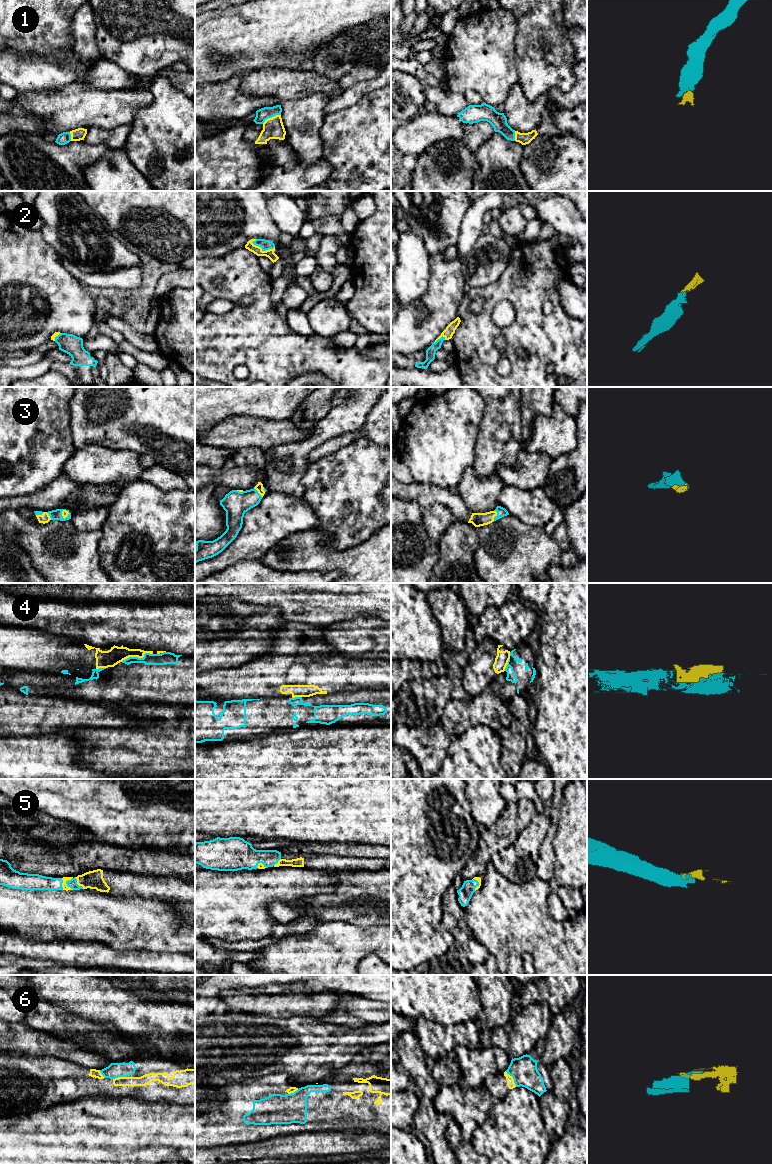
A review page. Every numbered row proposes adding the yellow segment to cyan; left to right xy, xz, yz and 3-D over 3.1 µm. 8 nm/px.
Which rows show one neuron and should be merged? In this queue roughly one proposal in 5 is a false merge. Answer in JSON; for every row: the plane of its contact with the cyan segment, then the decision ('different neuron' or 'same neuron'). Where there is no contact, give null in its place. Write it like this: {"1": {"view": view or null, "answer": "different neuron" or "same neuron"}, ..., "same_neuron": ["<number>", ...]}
{"1": {"view": "xz", "answer": "same neuron"}, "2": {"view": "xz", "answer": "same neuron"}, "3": {"view": "yz", "answer": "same neuron"}, "4": {"view": "xy", "answer": "different neuron"}, "5": {"view": "xy", "answer": "same neuron"}, "6": {"view": "yz", "answer": "same neuron"}, "same_neuron": ["1", "2", "3", "5", "6"]}

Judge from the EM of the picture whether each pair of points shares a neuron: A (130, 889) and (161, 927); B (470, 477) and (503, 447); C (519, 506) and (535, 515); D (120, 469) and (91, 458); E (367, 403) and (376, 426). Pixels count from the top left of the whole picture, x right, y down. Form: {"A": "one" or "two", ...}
{"A": "two", "B": "two", "C": "one", "D": "one", "E": "two"}

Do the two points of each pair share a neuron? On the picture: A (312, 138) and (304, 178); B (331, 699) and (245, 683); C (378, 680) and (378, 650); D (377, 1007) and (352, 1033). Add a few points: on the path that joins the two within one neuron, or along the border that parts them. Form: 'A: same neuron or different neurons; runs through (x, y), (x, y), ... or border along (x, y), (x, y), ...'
A: different neurons; border along (322, 156), (311, 164), (305, 164), (301, 160)
B: different neurons; border along (336, 692), (316, 693), (302, 697)
C: different neurons; border along (365, 658), (380, 659)
D: different neurons; border along (365, 1023), (380, 1024)

